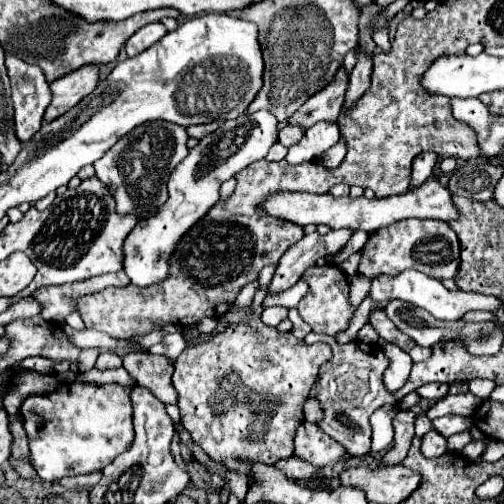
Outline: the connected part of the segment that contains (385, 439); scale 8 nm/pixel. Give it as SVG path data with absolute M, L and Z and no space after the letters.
M383 405L373 413L371 425L373 425L373 451L387 451L391 441L393 441L393 427L391 421L395 417L395 407L393 405Z

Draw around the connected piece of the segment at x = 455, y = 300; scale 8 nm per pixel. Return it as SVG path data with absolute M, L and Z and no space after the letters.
M405 269L403 273L389 277L389 275L377 275L371 279L371 291L369 295L377 301L389 301L389 299L401 299L409 301L417 307L427 309L435 319L439 321L455 321L463 317L467 311L482 310L494 312L500 308L502 301L493 296L479 295L479 293L467 293L467 291L449 291L443 287L441 281L427 277L415 269Z

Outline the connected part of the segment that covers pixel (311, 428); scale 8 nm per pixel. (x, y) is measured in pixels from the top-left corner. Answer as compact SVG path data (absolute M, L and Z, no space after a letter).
M305 421L301 427L297 427L295 455L309 461L311 465L329 469L329 467L333 467L333 463L337 463L345 455L345 449L341 449L341 445L337 445L337 441L333 441L331 437L321 433L321 429L317 429L317 425Z

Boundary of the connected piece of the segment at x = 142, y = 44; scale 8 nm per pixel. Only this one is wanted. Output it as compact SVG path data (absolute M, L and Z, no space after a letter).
M149 23L149 25L141 27L141 29L125 43L127 55L129 55L129 57L139 55L141 51L145 51L145 49L151 47L153 43L157 43L165 33L167 33L167 29L163 27L163 23Z

